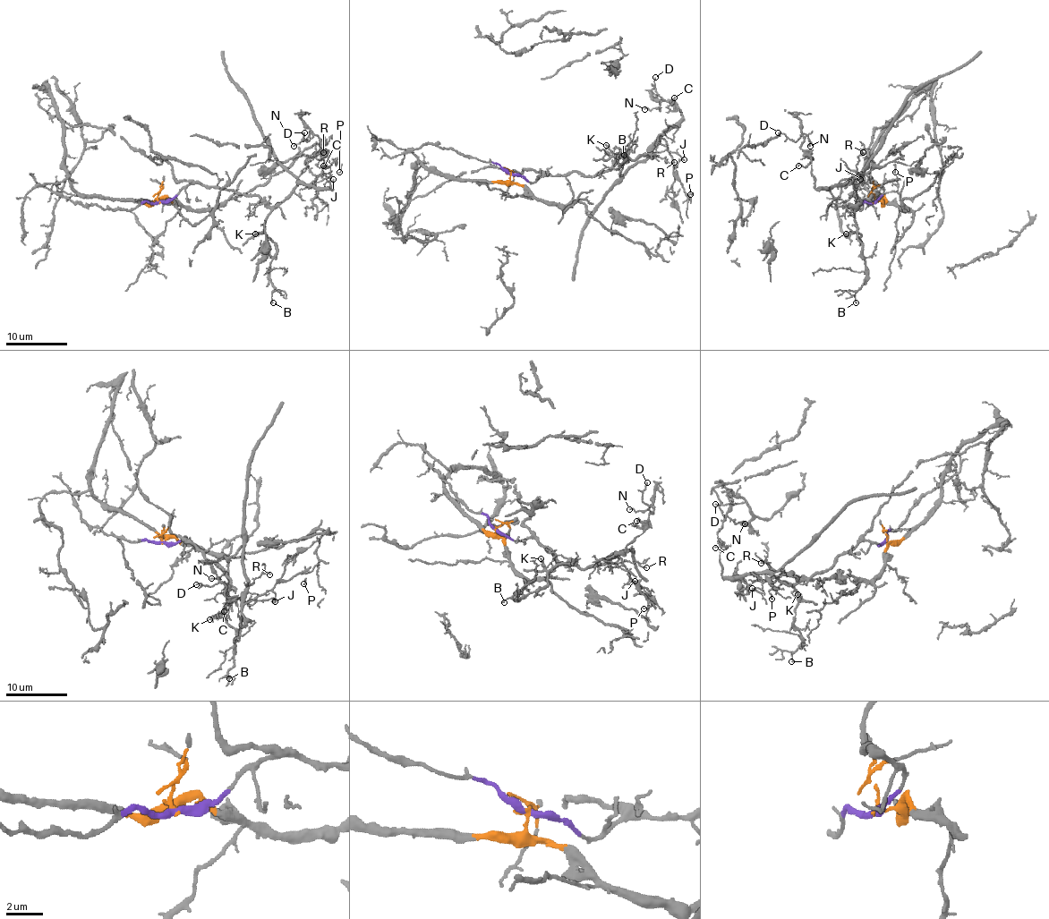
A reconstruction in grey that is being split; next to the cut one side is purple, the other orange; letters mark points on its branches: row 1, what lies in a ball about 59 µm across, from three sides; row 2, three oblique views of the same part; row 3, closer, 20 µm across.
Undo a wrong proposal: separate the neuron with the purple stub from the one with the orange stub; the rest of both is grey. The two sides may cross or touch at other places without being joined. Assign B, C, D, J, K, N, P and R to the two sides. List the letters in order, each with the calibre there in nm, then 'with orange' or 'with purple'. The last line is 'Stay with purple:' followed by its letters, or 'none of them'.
B: 130 nm thick; with purple
C: 110 nm thick; with purple
D: 120 nm thick; with purple
J: 130 nm thick; with purple
K: 190 nm thick; with purple
N: 110 nm thick; with purple
P: 130 nm thick; with purple
R: 100 nm thick; with purple
Stay with purple: B, C, D, J, K, N, P, R

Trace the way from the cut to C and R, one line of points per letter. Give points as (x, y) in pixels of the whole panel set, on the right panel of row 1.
C: (874, 201), (883, 192), (877, 183), (857, 206), (853, 184), (814, 186), (812, 157), (797, 166)
R: (874, 201), (883, 192), (877, 183), (876, 194), (857, 206), (856, 165), (862, 152)

